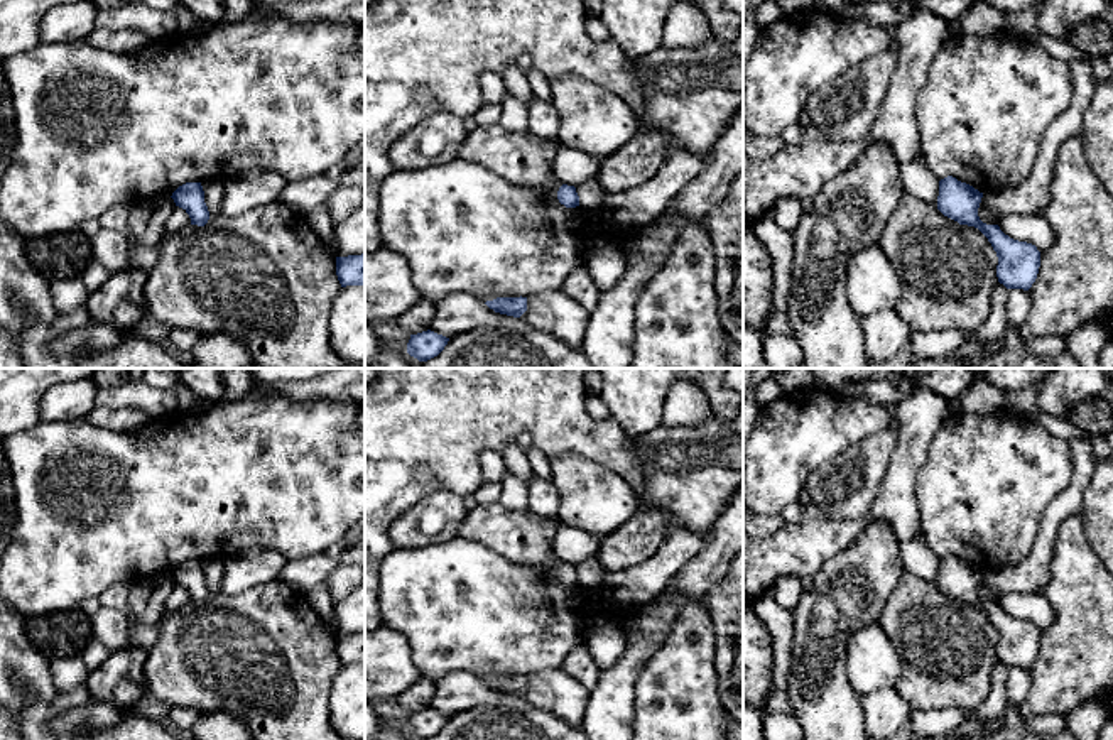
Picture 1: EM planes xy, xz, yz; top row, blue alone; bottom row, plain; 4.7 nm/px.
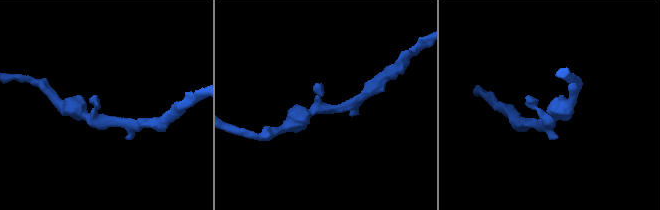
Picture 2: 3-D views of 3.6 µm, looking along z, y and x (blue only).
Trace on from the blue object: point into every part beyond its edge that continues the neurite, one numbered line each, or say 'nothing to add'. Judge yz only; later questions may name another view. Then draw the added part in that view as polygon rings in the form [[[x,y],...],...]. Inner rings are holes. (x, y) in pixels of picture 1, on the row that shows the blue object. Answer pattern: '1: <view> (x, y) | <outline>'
nothing to add

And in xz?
nothing to add

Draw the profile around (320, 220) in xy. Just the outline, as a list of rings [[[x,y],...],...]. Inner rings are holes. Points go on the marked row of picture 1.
[[[324,204],[316,206],[304,220],[324,242],[334,235],[334,225]]]

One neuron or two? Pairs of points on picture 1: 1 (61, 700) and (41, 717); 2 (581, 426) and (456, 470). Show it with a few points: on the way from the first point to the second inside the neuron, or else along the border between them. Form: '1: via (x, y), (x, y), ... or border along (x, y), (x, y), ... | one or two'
1: via (56, 705), (46, 712) | one
2: via (548, 423), (494, 423), (480, 436) | one

